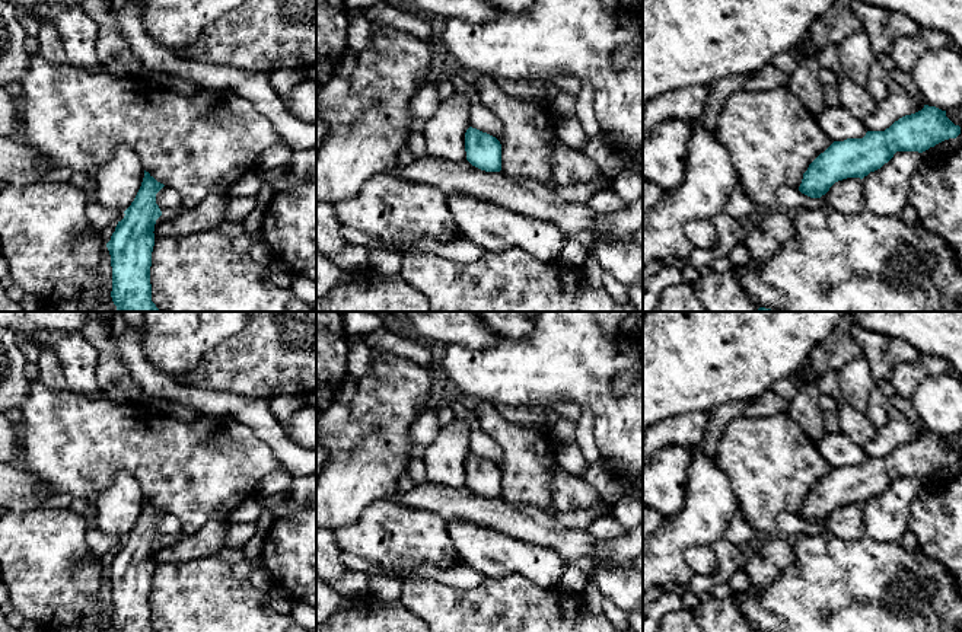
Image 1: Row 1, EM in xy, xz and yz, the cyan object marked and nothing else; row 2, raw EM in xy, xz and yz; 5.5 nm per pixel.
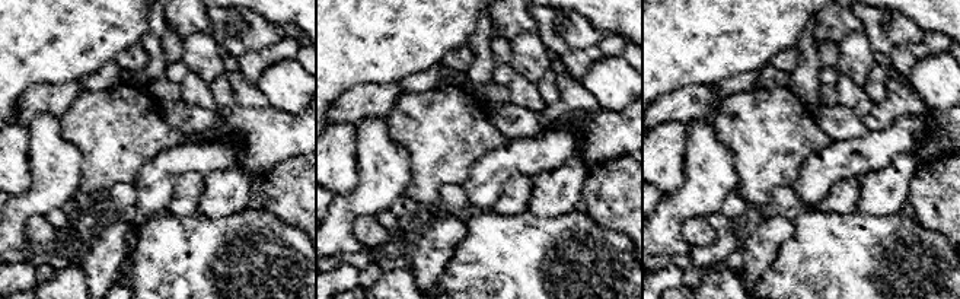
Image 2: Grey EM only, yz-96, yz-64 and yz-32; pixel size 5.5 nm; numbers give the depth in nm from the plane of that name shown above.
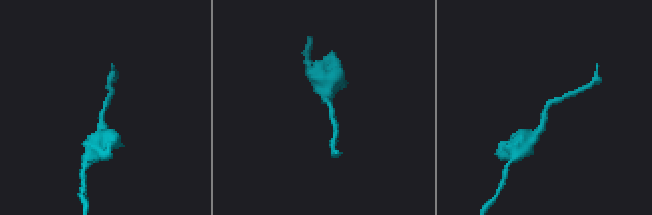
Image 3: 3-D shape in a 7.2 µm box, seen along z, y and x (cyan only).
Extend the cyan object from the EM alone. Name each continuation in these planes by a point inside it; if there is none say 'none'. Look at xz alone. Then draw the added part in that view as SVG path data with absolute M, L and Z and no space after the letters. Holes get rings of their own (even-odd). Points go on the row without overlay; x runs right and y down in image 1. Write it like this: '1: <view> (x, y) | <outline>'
none

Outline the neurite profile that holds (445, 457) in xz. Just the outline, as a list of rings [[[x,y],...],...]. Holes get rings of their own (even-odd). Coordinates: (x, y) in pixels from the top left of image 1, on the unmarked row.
[[[455,418],[442,425],[436,440],[426,447],[424,465],[429,481],[452,488],[466,485],[465,459],[471,453],[471,424]]]

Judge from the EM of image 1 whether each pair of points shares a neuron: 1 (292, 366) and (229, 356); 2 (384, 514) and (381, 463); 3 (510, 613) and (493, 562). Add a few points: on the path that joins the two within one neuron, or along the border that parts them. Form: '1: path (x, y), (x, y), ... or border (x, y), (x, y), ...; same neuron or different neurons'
1: path (276, 361), (245, 361); same neuron
2: border (388, 498), (372, 503), (354, 520); different neurons
3: border (486, 577), (521, 574), (531, 583); different neurons

